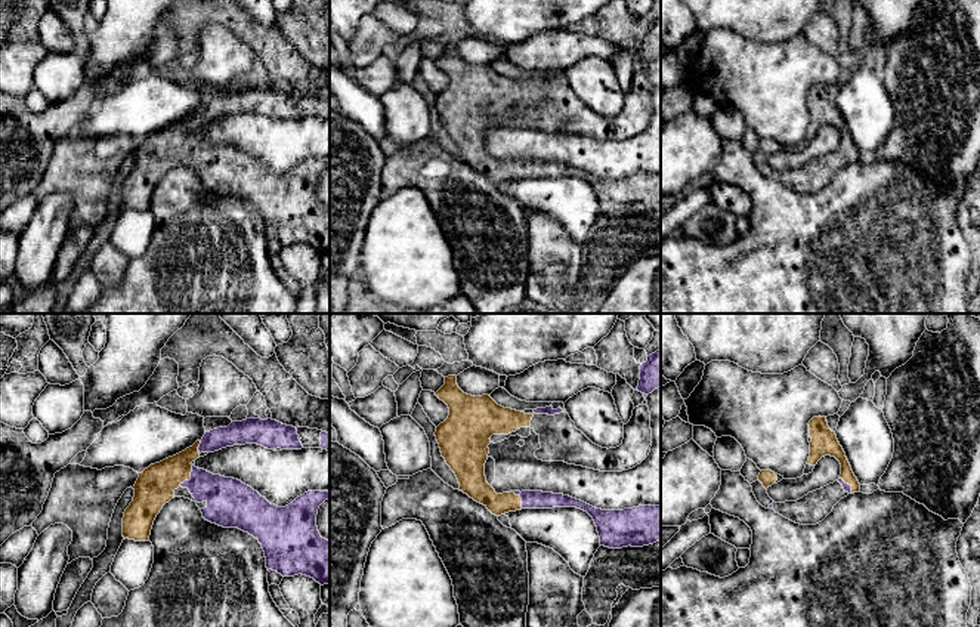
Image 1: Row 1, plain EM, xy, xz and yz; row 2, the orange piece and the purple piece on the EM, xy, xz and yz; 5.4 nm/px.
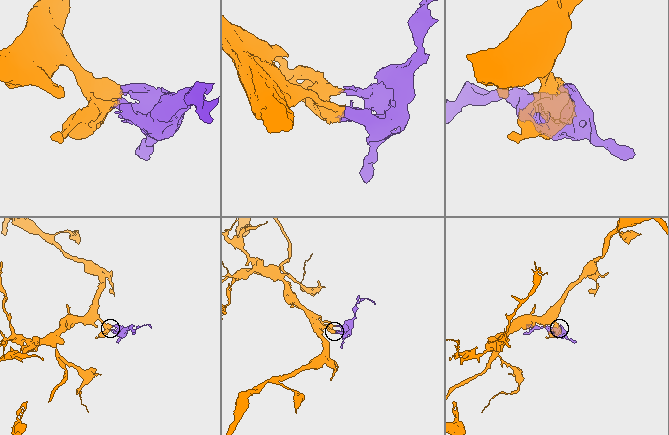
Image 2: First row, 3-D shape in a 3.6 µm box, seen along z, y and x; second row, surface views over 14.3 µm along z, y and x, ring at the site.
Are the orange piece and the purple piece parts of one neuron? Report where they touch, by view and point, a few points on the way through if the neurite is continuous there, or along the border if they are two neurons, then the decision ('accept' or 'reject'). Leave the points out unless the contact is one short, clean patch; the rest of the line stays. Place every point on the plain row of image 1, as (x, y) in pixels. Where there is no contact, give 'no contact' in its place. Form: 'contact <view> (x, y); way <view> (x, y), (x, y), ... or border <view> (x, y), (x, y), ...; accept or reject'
contact xy (189, 145); way xy (155, 154), (164, 145), (189, 145), (228, 169); accept

